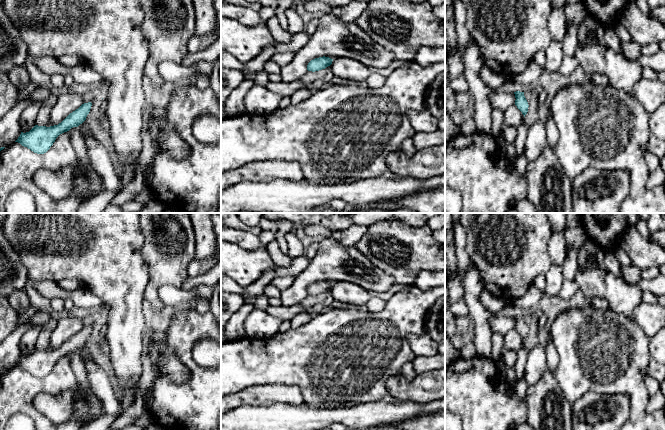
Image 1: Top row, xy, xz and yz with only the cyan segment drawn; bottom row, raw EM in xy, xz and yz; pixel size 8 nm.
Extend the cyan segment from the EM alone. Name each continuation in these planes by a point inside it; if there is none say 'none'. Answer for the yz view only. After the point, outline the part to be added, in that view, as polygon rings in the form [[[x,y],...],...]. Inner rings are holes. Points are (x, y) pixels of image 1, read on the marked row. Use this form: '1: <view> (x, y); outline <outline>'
none

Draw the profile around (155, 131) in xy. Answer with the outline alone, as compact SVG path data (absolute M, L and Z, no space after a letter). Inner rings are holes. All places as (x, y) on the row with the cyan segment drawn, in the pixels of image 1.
M155 111L150 124L149 135L155 148L158 146L158 140L162 136L162 124L164 122L163 113Z

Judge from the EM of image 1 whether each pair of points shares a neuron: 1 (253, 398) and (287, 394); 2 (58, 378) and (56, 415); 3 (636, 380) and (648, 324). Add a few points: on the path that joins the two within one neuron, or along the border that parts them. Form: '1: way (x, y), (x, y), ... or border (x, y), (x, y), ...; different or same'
1: way (261, 395), (279, 394); same
2: border (34, 401), (39, 393), (71, 392), (74, 411); different
3: border (631, 317), (649, 338); different

